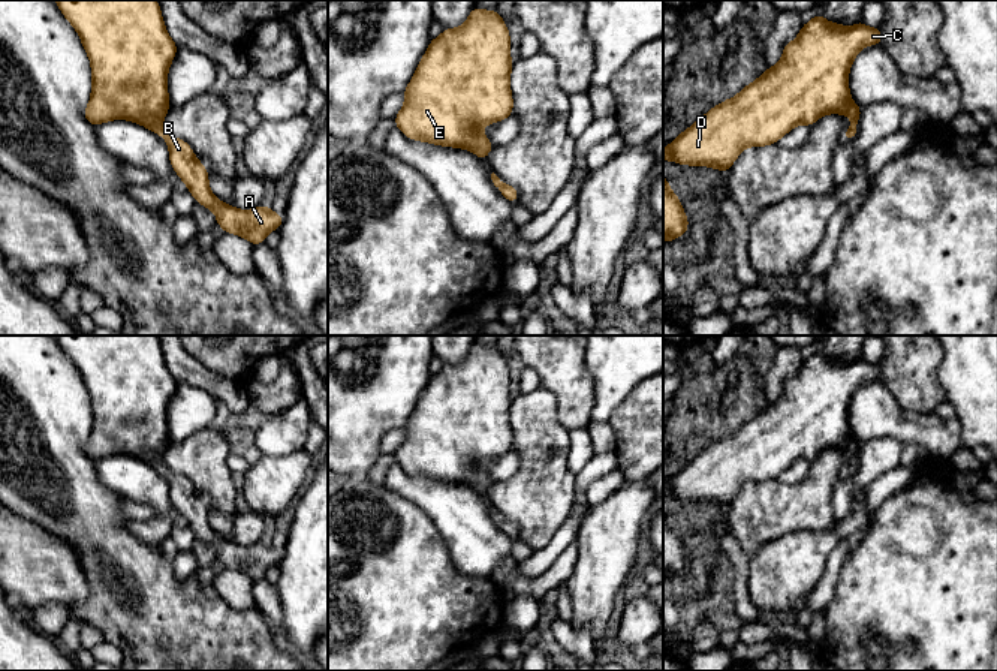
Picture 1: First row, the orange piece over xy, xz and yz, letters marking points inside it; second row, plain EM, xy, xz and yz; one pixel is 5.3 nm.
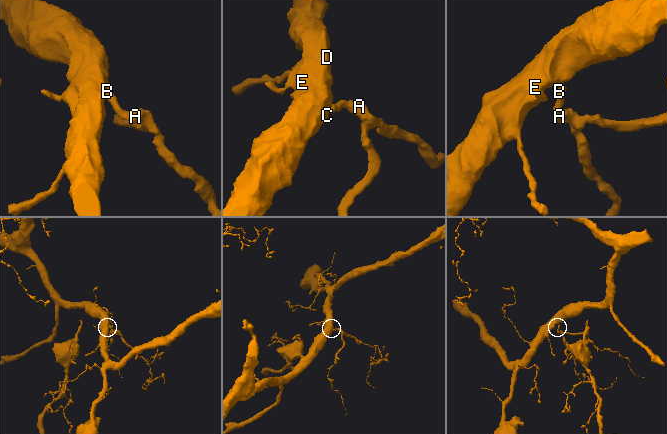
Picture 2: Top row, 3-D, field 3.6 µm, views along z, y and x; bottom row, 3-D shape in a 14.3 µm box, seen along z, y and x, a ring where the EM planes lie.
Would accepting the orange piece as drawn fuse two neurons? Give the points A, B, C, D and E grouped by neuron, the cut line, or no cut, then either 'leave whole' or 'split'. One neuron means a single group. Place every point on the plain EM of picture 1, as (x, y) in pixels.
A B C D E | no cut | leave whole

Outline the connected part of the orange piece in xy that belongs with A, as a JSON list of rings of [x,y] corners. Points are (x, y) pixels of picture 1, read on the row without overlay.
[[[54,336],[64,353],[73,361],[91,398],[91,433],[84,445],[85,455],[99,461],[111,455],[135,457],[166,476],[169,496],[195,536],[216,548],[217,560],[226,569],[263,580],[266,571],[280,565],[284,551],[275,550],[266,539],[249,547],[219,536],[208,520],[208,508],[192,482],[168,470],[163,454],[171,443],[168,431],[168,404],[178,382],[166,367],[160,341],[156,336]]]

